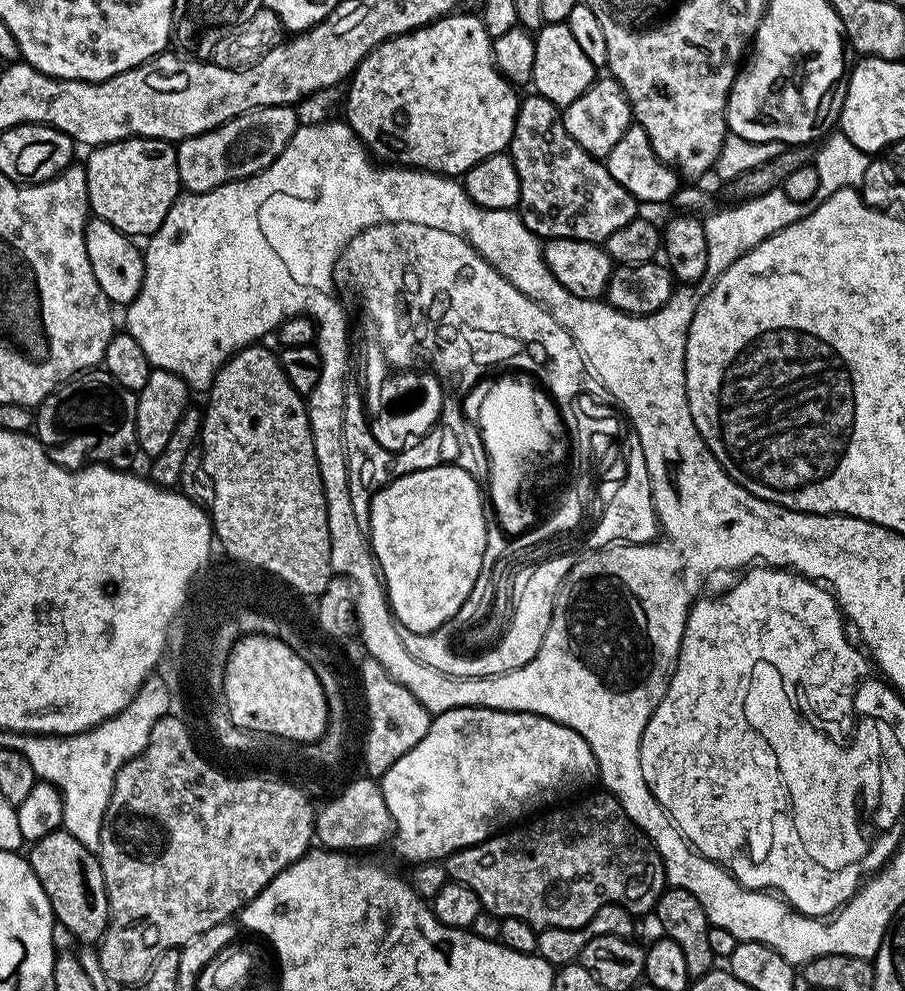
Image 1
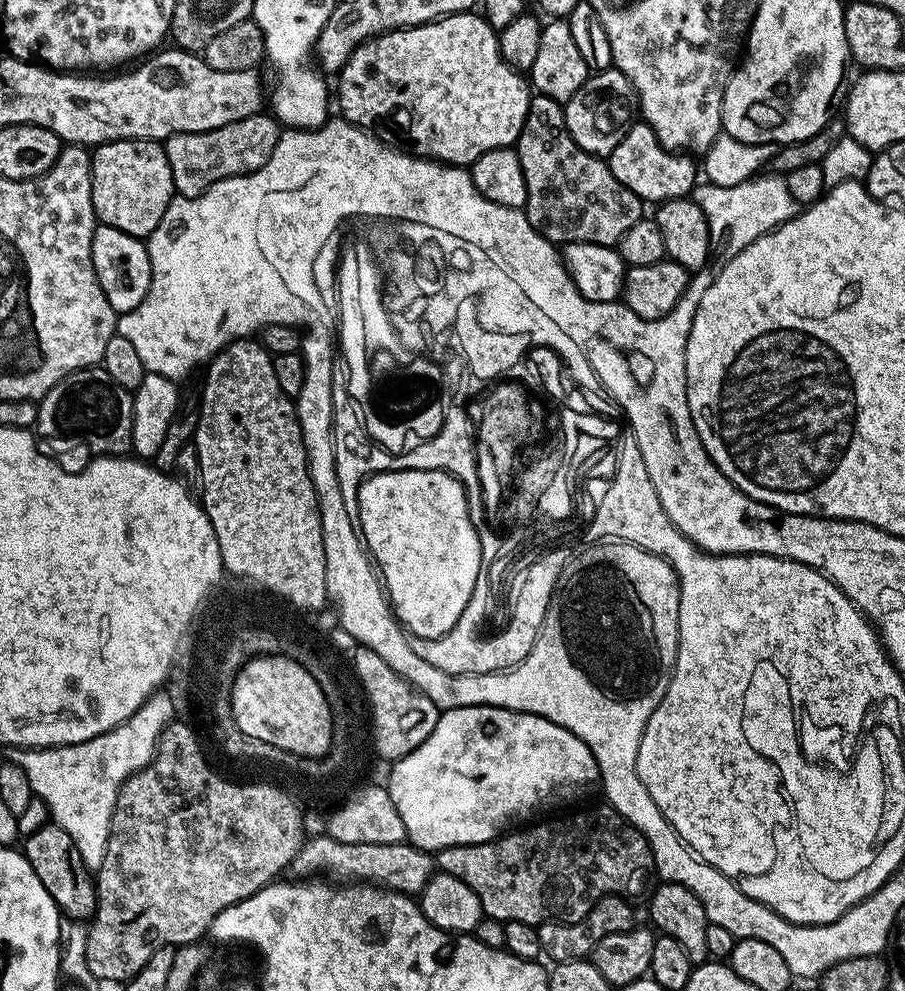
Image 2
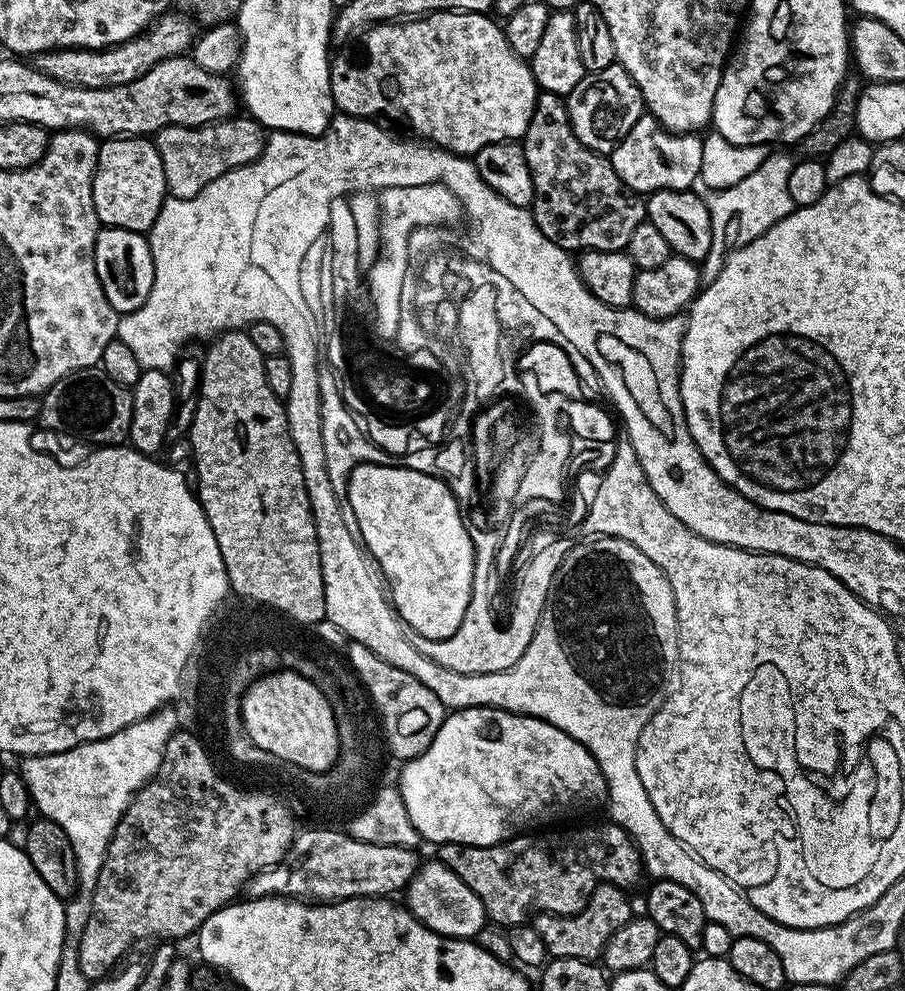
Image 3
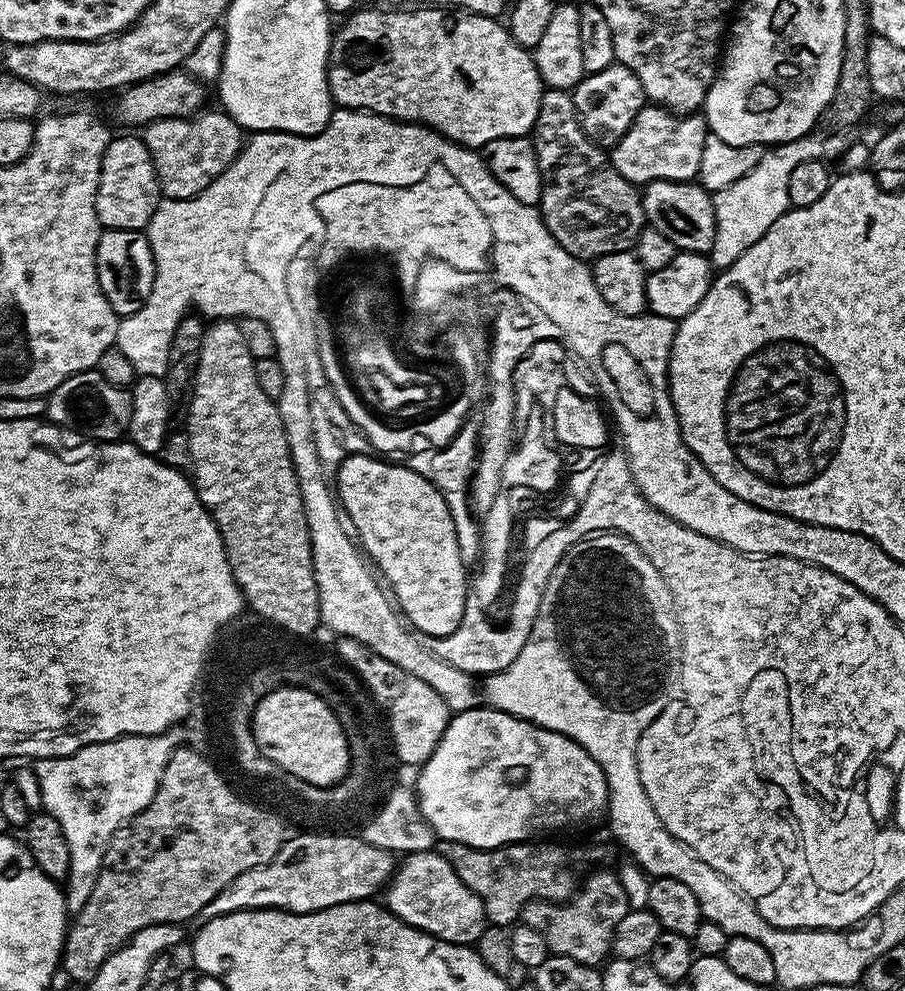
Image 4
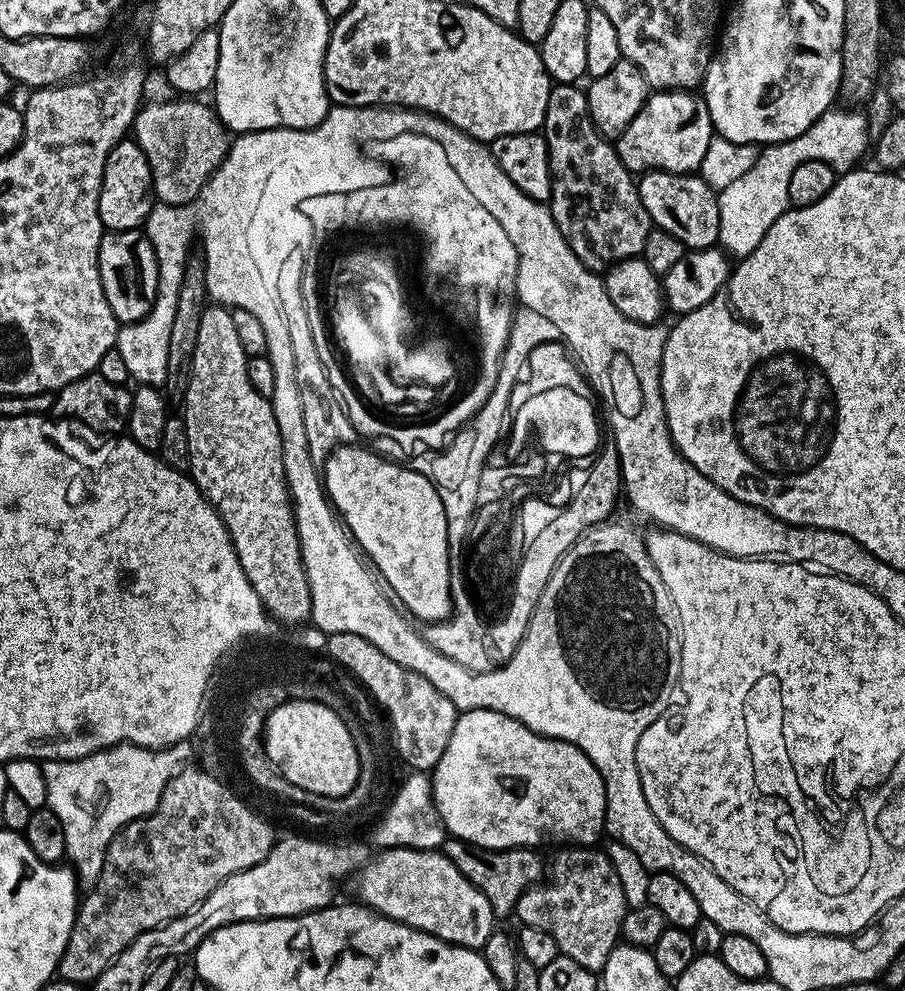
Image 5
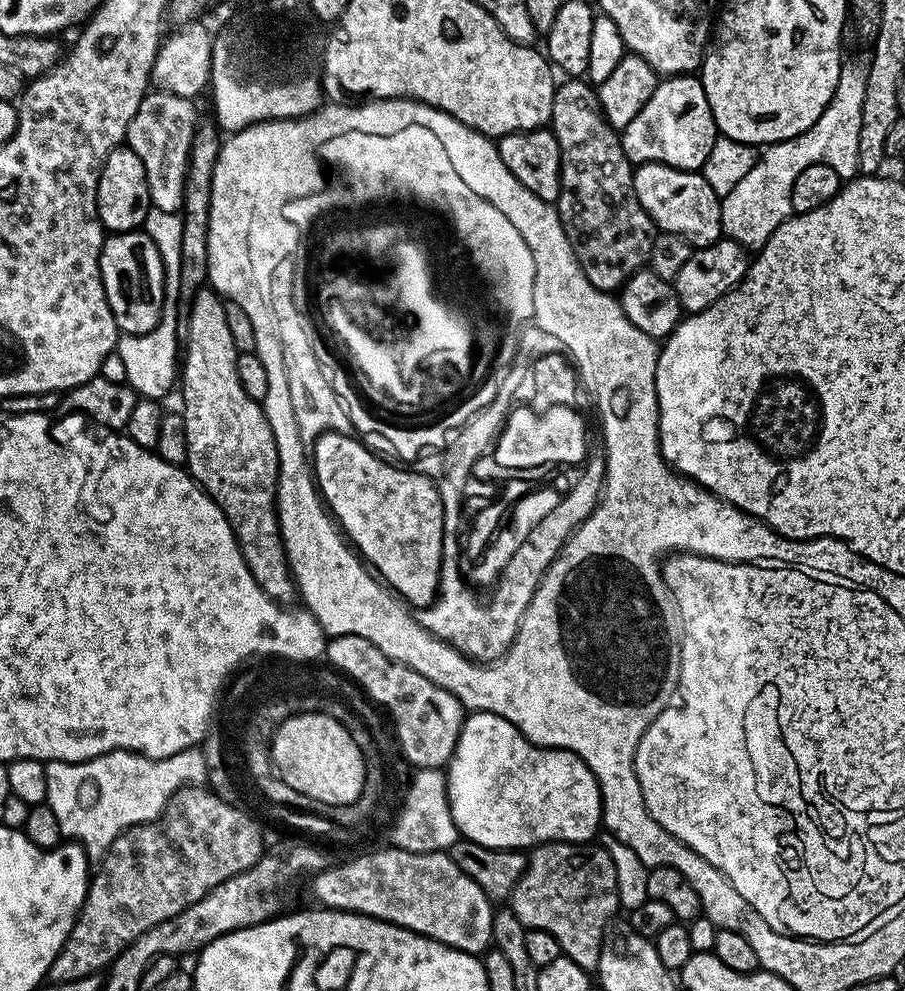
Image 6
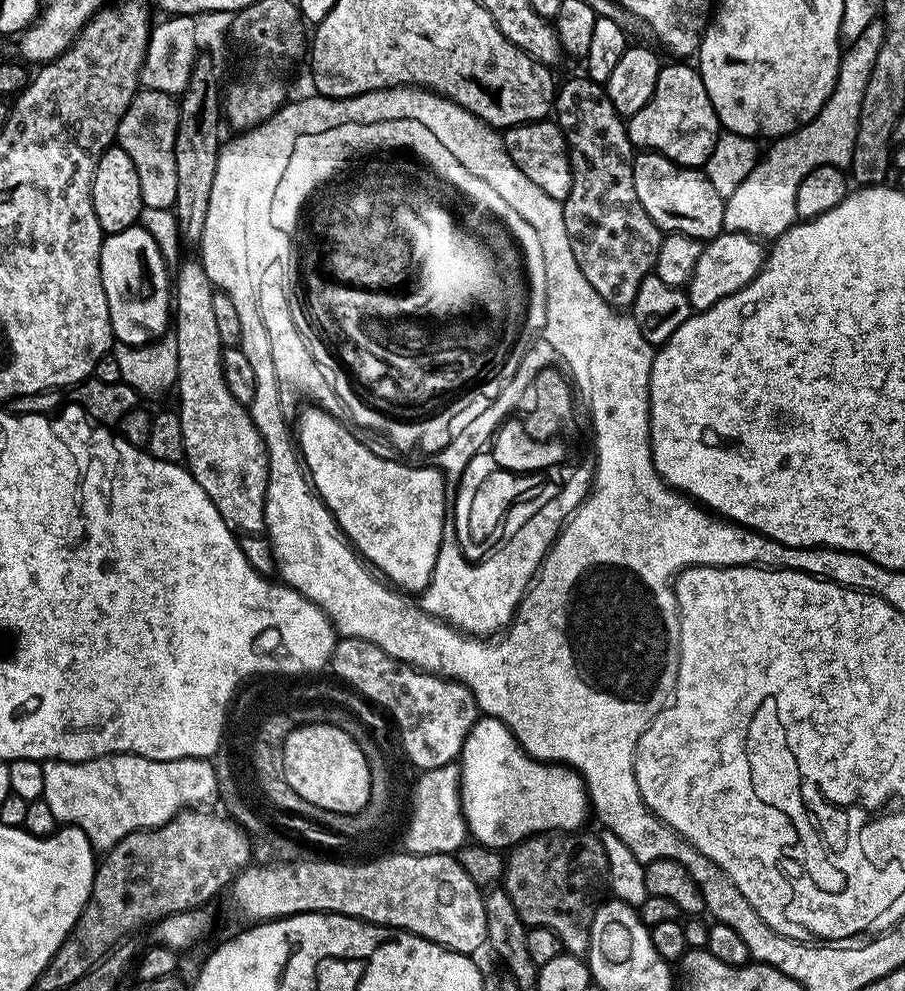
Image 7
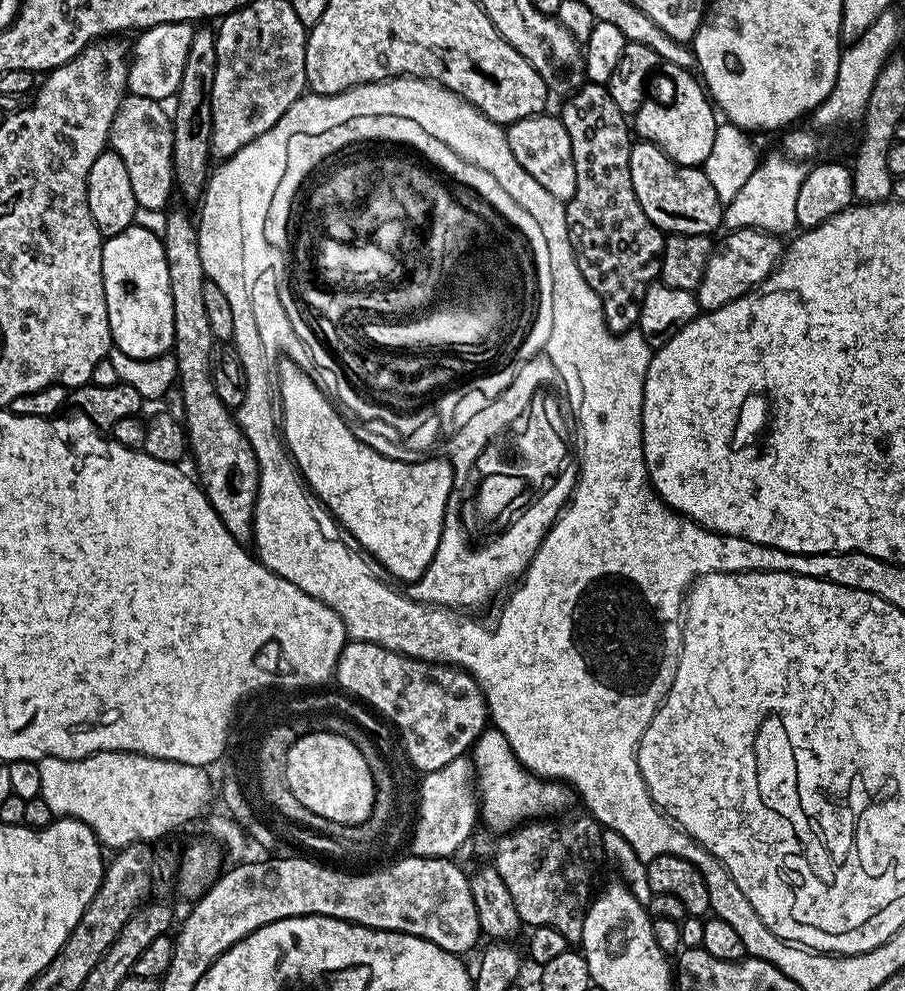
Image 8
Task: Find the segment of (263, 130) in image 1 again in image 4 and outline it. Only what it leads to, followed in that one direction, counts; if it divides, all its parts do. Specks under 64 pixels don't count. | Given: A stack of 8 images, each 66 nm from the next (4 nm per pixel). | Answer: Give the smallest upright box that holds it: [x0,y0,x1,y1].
[142,110,245,200]

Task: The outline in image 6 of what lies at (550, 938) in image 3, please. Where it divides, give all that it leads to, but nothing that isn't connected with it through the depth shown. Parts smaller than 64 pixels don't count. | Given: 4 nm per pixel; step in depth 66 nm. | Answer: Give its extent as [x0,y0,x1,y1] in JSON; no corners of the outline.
[510,840,620,970]

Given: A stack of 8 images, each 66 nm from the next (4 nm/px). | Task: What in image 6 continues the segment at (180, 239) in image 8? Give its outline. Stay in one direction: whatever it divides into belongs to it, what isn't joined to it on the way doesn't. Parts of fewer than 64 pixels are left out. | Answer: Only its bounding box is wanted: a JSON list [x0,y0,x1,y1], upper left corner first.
[182,286,297,606]

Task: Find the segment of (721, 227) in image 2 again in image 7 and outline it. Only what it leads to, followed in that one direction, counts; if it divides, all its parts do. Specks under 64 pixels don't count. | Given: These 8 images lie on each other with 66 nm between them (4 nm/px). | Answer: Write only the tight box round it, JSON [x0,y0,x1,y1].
[724,19,884,242]

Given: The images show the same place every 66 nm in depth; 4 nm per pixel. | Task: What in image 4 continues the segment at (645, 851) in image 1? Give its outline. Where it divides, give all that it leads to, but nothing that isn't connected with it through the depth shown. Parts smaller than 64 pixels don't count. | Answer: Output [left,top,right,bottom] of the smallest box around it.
[438,840,578,926]

